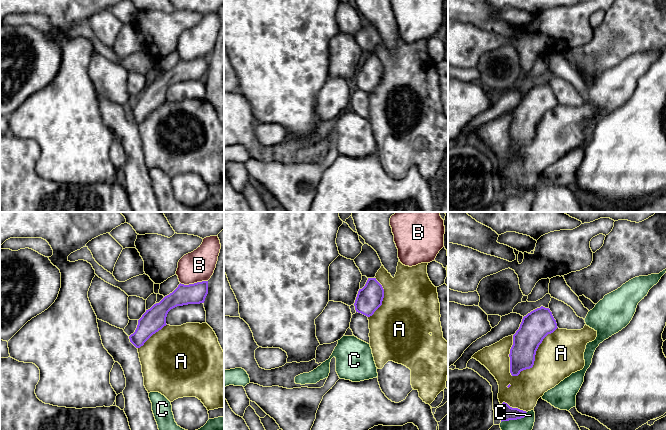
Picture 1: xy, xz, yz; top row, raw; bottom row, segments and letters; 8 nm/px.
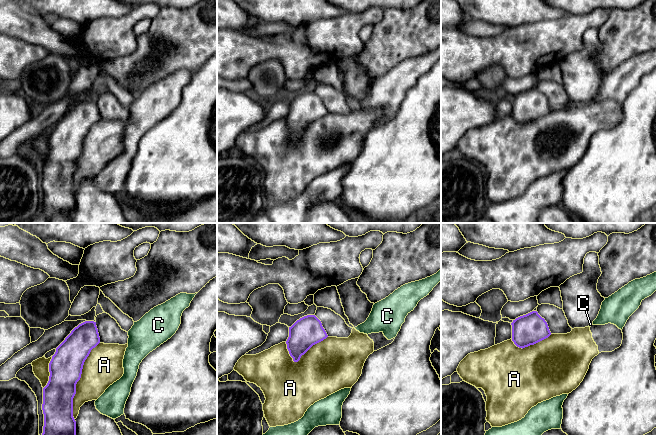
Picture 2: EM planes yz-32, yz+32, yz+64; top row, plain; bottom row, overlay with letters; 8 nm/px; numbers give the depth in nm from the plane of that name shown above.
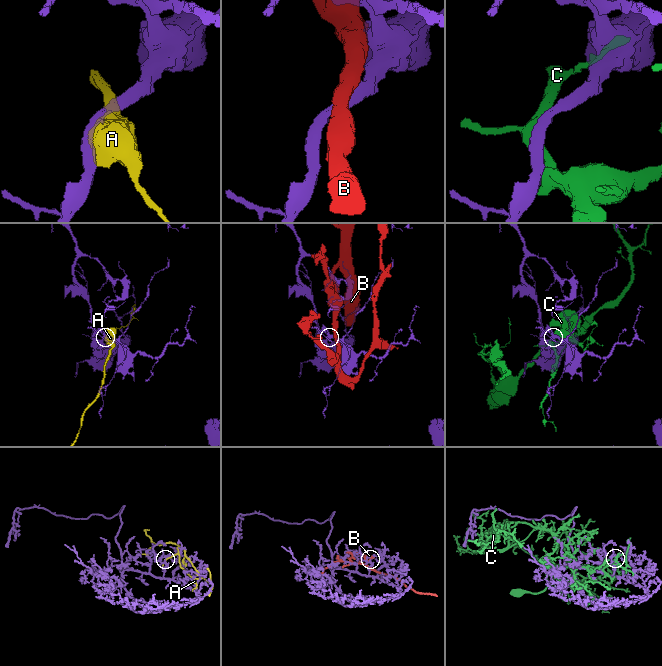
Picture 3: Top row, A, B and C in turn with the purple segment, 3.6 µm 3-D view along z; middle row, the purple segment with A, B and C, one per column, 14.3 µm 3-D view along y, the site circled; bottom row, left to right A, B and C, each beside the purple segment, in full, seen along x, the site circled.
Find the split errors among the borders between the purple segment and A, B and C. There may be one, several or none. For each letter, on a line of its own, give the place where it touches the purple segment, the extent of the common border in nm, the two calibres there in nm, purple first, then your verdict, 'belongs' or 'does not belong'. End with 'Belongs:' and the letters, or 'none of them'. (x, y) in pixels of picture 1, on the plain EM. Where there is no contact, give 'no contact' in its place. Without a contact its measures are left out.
A: yz (534, 132) | 550 nm | 240/360 nm | does not belong
B: xy (194, 59) | 220 nm | 160/260 nm | does not belong
C: yz (514, 195) | 240 nm | 110/220 nm | does not belong
Belongs: none of them

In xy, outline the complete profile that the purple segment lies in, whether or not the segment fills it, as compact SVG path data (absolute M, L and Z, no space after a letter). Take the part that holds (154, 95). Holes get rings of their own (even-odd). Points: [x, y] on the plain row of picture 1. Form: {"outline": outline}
{"outline": "M208 57L189 61L180 59L172 69L146 86L138 96L135 108L129 112L130 118L136 124L140 124L153 110L167 101L166 93L171 85L177 82L204 79L207 70Z"}

